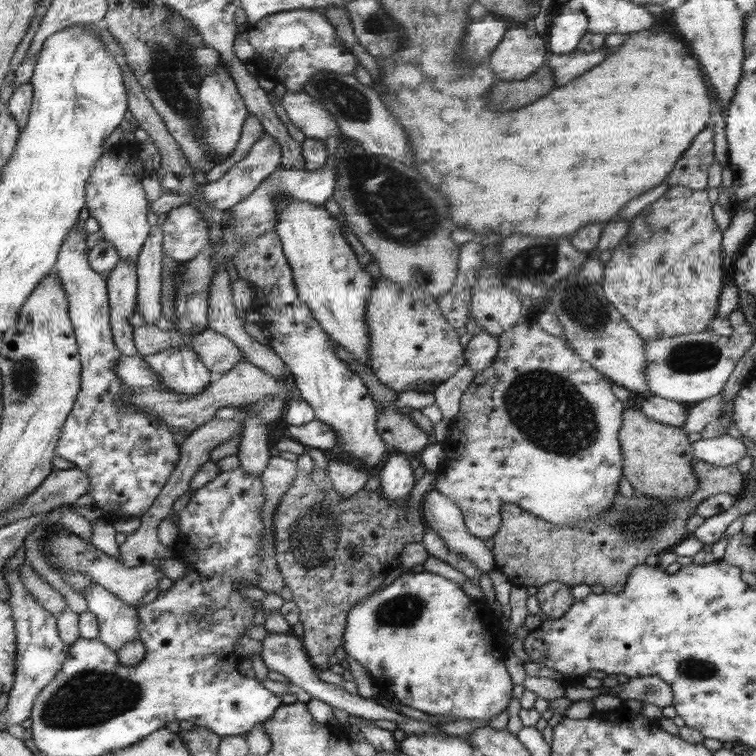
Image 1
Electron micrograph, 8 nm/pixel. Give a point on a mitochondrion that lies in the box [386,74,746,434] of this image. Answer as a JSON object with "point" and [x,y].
{"point":[596,320]}

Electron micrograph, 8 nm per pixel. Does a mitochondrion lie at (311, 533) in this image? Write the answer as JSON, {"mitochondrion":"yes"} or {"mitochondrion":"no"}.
{"mitochondrion":"yes"}

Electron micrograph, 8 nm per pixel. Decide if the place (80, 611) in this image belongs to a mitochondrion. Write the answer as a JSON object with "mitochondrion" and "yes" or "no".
{"mitochondrion":"no"}

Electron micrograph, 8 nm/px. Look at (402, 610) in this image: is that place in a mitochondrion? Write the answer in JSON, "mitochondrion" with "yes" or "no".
{"mitochondrion":"yes"}

